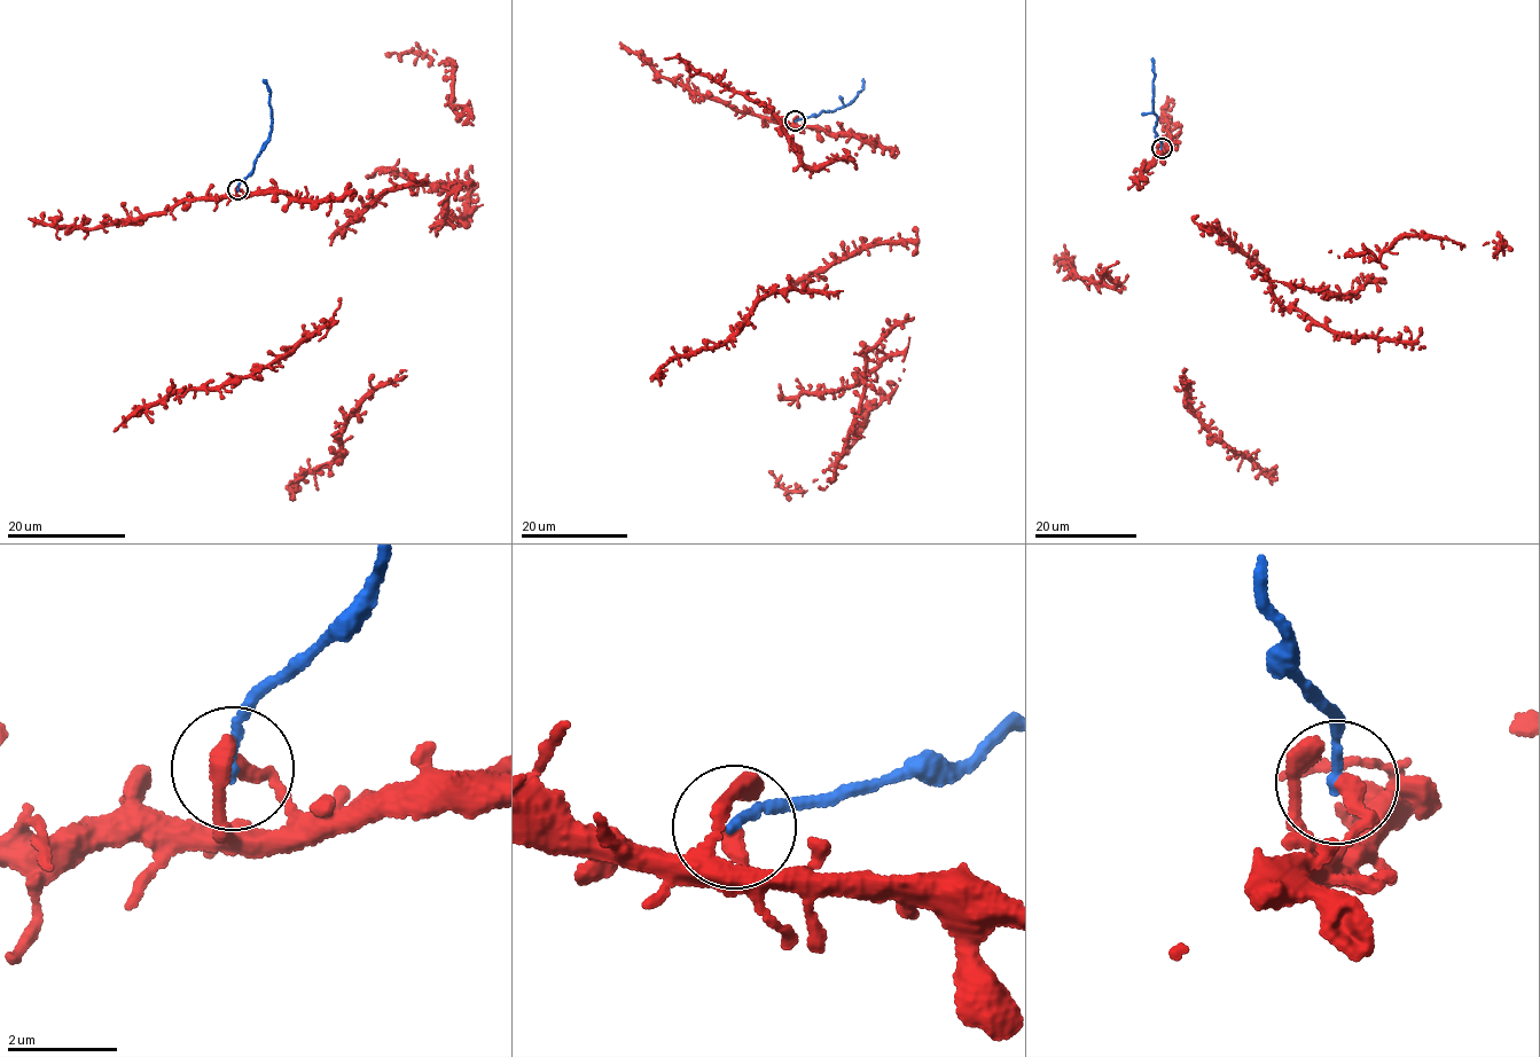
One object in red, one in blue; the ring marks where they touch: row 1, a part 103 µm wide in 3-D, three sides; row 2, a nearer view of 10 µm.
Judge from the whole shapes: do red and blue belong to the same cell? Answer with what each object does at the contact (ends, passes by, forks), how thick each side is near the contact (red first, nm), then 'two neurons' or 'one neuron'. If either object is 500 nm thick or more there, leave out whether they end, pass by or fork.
red ends | blue ends | 280/160 nm | two neurons

